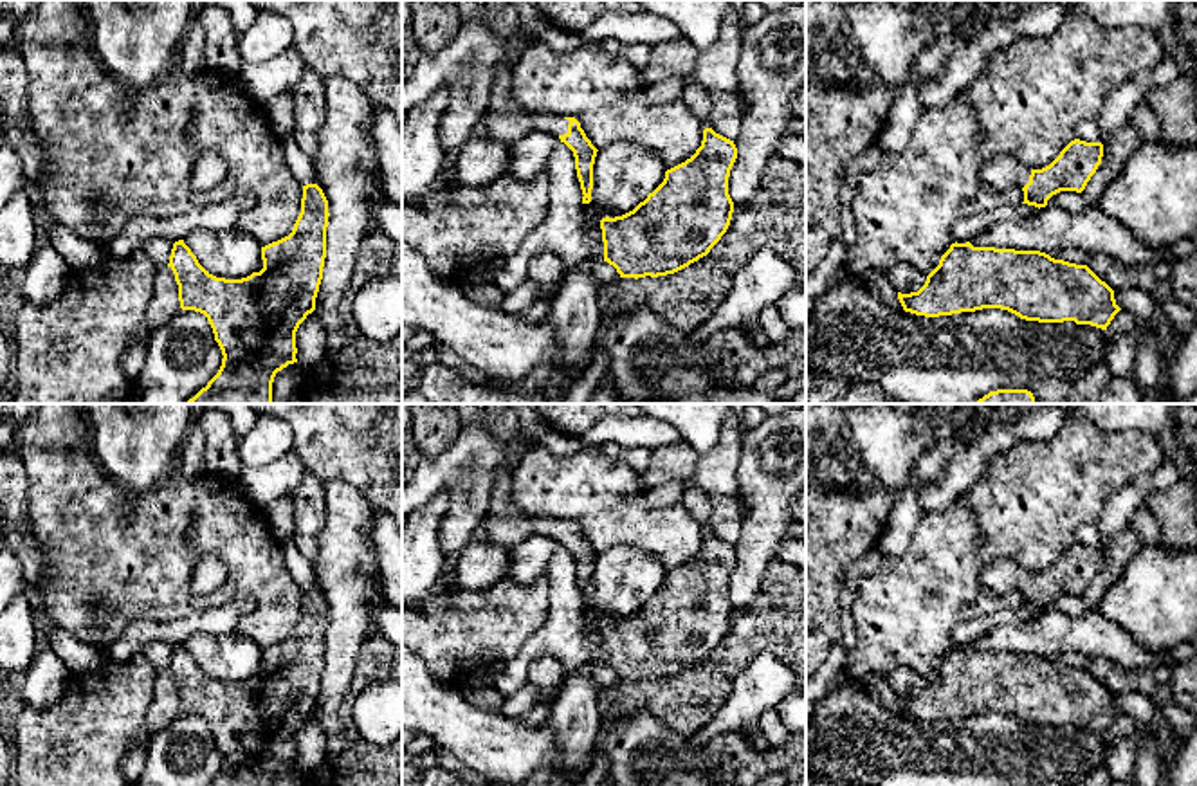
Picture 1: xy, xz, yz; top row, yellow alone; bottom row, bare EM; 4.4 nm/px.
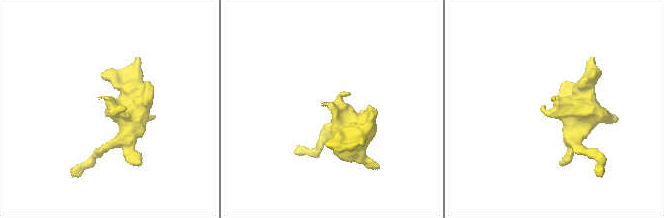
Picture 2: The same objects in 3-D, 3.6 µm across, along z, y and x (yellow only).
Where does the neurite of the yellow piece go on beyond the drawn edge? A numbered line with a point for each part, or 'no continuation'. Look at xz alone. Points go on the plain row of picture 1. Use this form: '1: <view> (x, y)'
1: xz (505, 525)

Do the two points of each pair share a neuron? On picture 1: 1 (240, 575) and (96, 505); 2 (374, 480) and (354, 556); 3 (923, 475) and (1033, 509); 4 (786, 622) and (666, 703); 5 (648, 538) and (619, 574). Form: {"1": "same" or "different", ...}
{"1": "same", "2": "different", "3": "different", "4": "same", "5": "different"}

